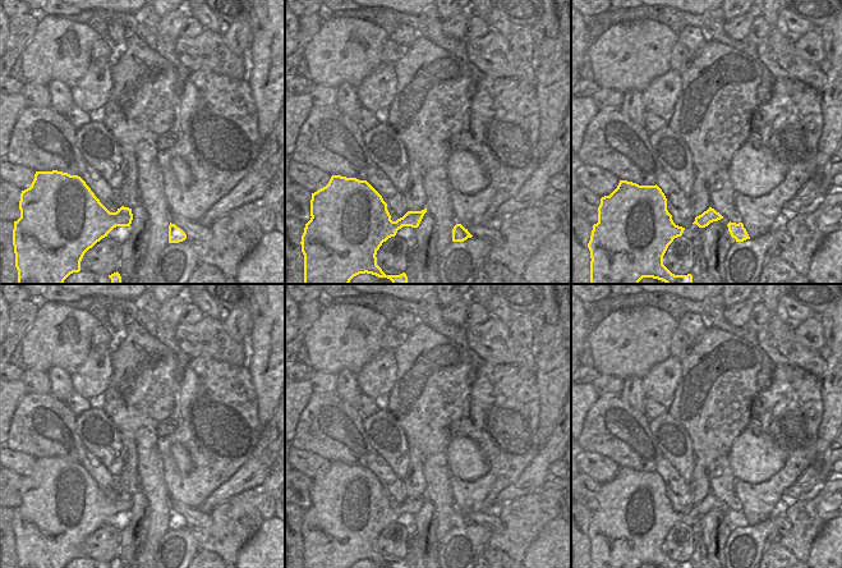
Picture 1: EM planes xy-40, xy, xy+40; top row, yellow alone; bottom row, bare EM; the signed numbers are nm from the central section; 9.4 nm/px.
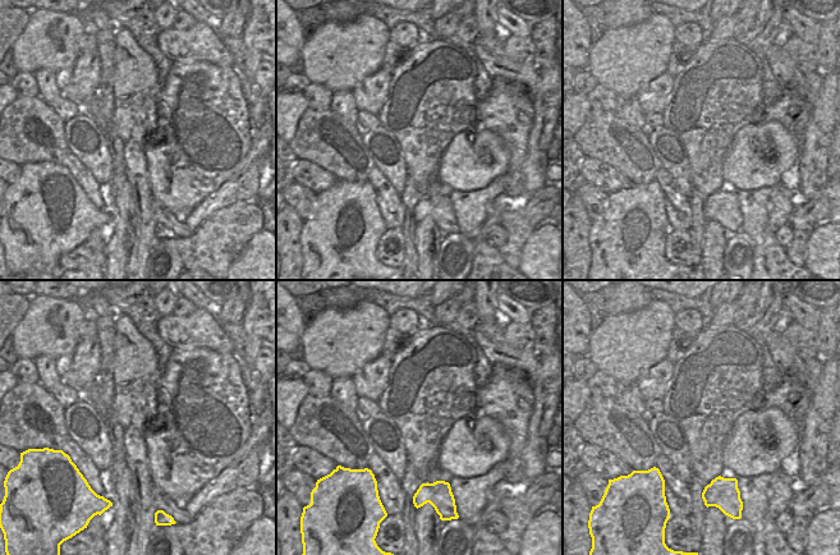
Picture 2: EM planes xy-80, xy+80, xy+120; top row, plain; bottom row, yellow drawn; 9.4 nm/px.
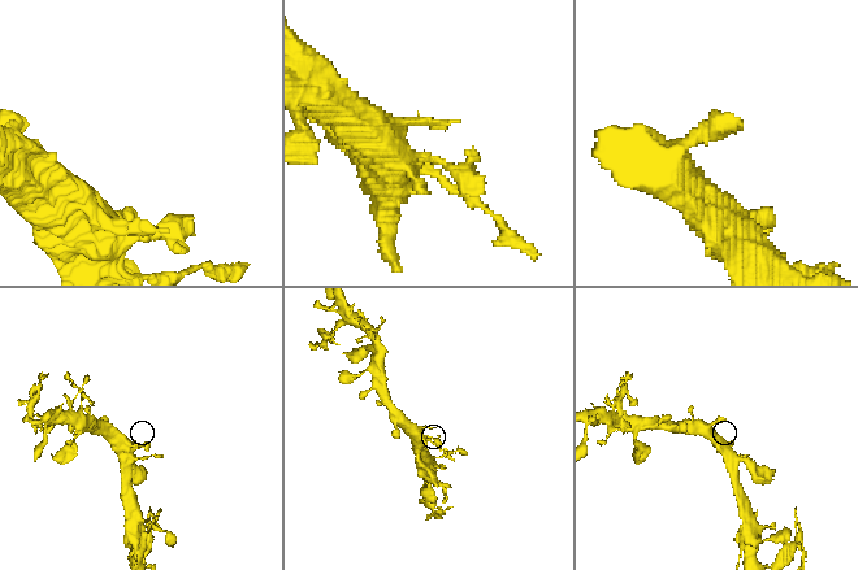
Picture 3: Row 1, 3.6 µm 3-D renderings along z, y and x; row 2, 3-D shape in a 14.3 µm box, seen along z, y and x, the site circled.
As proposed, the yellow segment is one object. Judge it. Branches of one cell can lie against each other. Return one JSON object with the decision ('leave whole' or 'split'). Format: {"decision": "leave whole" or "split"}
{"decision": "leave whole"}

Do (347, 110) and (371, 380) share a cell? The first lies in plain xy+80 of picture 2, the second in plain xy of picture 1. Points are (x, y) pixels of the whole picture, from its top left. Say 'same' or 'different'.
different

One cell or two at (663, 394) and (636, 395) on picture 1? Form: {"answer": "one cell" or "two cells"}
{"answer": "two cells"}

